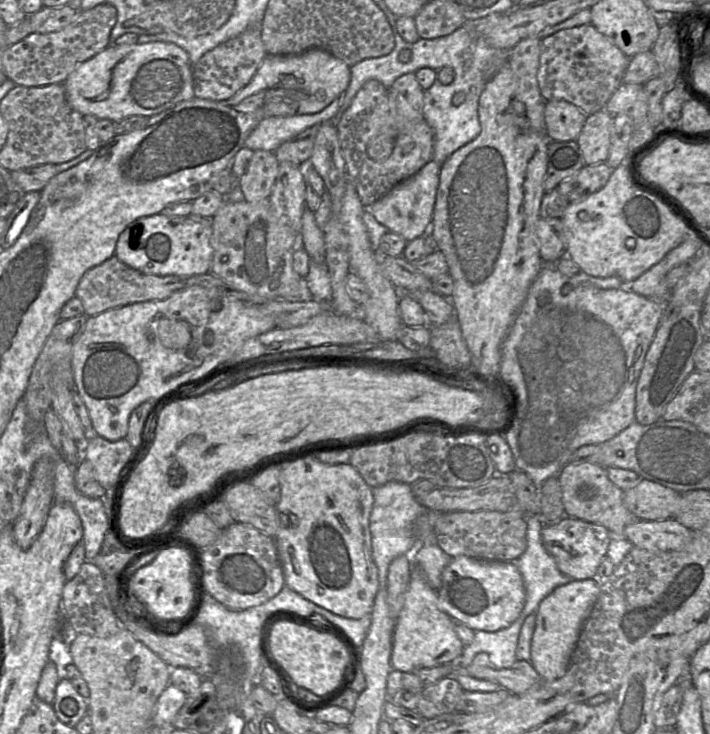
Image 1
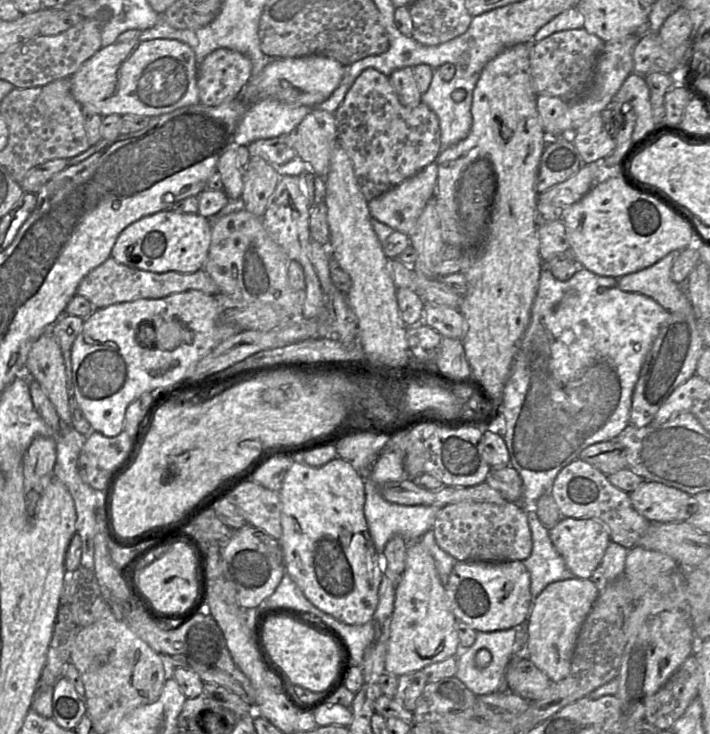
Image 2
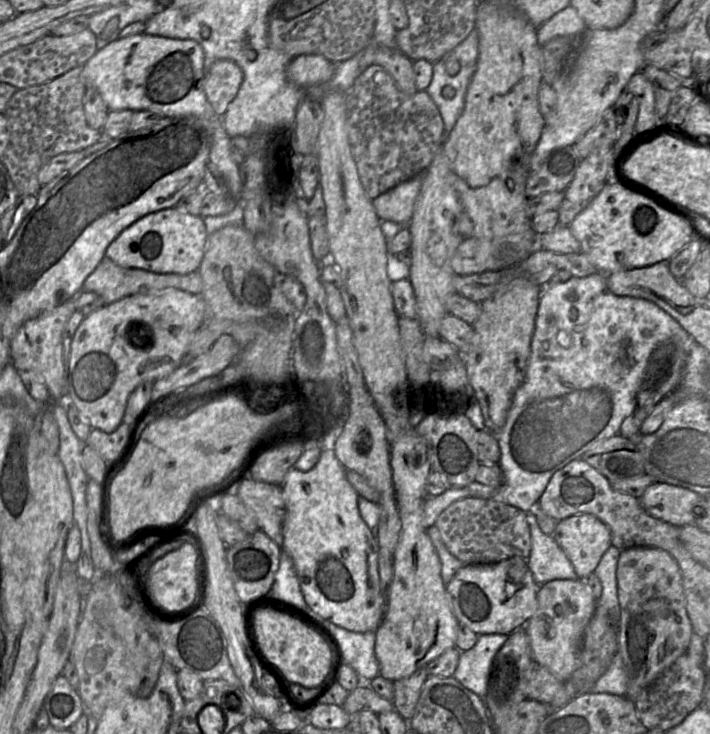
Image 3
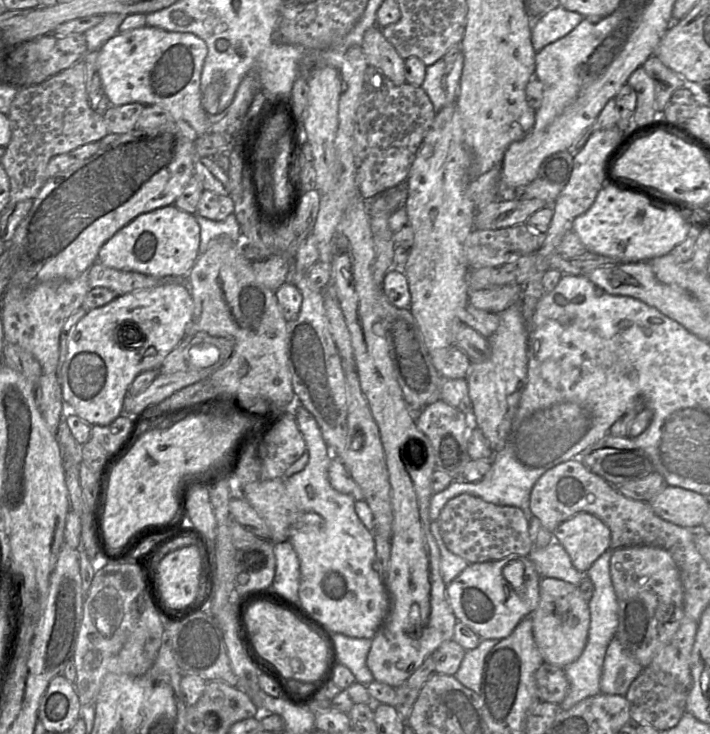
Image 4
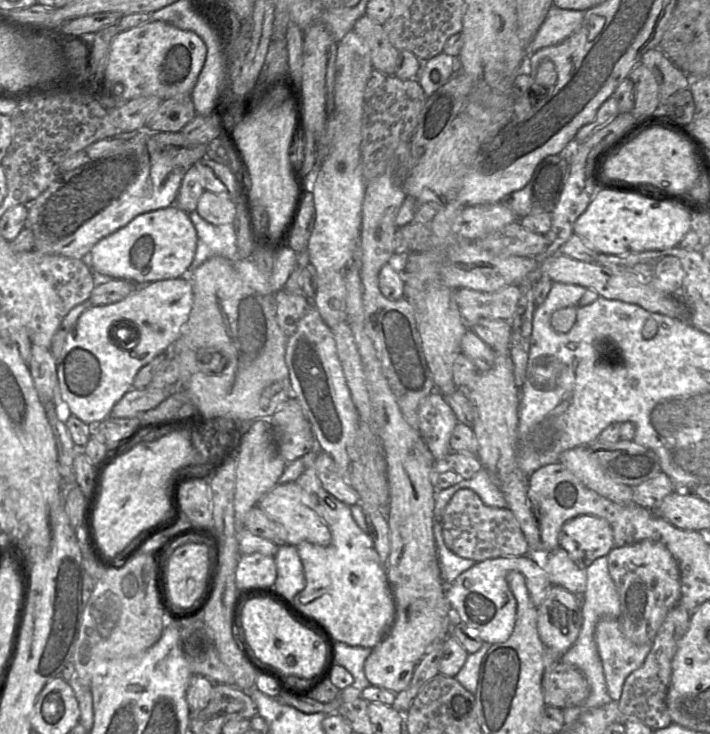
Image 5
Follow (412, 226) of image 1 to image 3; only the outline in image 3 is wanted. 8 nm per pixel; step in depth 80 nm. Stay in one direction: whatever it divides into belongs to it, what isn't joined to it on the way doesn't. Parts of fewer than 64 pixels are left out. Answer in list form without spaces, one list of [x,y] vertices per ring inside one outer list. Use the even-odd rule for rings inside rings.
[[[423,173],[372,199],[372,205],[380,220],[396,222],[407,227],[412,219],[414,204],[420,193],[422,181]]]

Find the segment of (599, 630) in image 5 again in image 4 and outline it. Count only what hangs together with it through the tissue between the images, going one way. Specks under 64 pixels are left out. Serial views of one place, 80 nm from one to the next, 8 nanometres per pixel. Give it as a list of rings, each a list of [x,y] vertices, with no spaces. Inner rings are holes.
[[[614,637],[606,650],[600,694],[625,696],[630,684],[642,671],[641,665],[622,647]]]

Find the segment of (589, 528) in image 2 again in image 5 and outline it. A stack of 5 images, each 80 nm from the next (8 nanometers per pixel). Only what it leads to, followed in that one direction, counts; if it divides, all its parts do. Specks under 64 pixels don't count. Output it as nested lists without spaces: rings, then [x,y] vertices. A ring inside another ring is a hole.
[[[578,515],[568,520],[559,532],[559,543],[581,567],[587,568],[595,559],[607,556],[614,548],[613,530],[607,520],[594,515]]]

